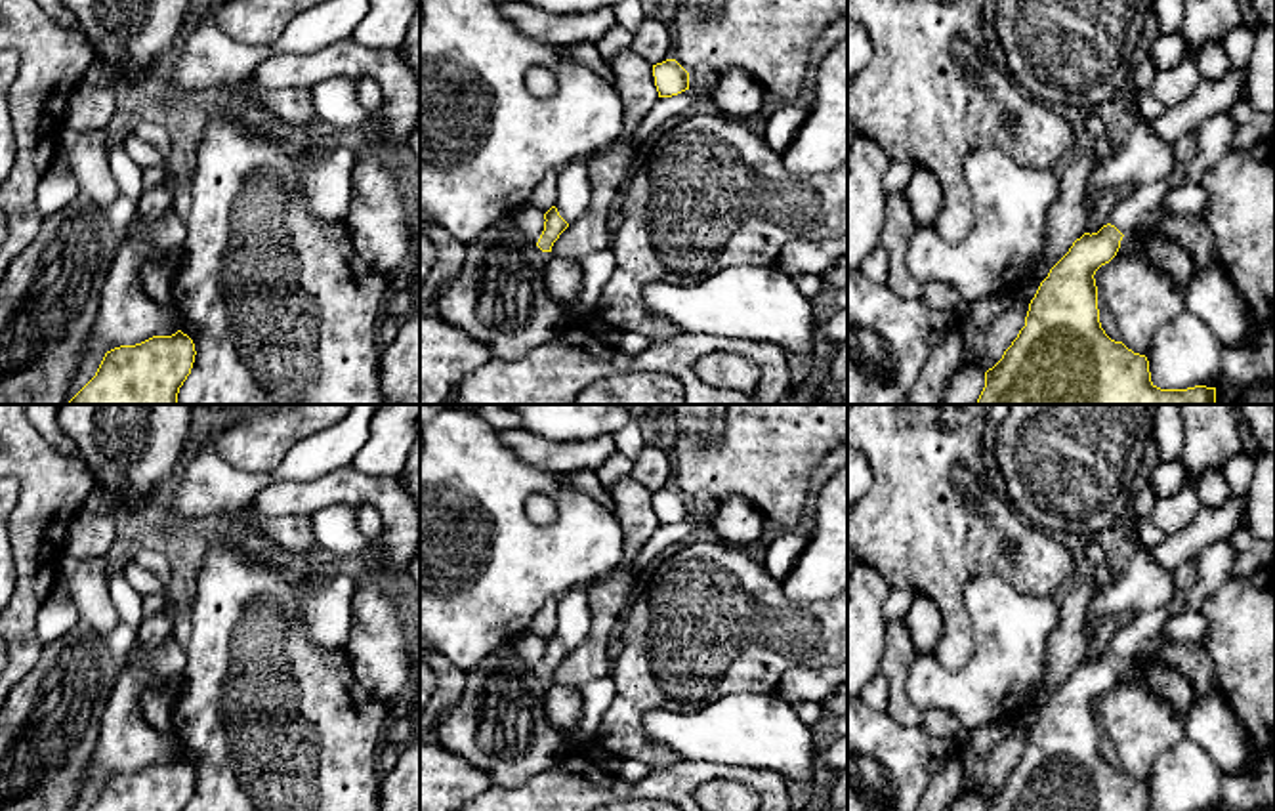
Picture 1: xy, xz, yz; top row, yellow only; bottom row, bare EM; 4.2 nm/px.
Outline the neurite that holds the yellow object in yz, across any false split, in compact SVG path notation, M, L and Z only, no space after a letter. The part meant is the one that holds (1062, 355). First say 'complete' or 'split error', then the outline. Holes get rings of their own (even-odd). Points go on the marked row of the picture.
split error; M1229 111L1210 114L1199 126L1199 153L1191 162L1138 187L1113 208L1107 225L1073 242L1040 282L1017 338L985 372L977 405L1216 405L1216 387L1157 387L1147 357L1105 334L1094 275L1132 229L1157 216L1174 187L1201 185L1233 135Z

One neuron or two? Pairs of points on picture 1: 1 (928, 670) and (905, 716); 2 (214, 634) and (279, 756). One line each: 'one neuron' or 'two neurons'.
1: two neurons
2: one neuron

